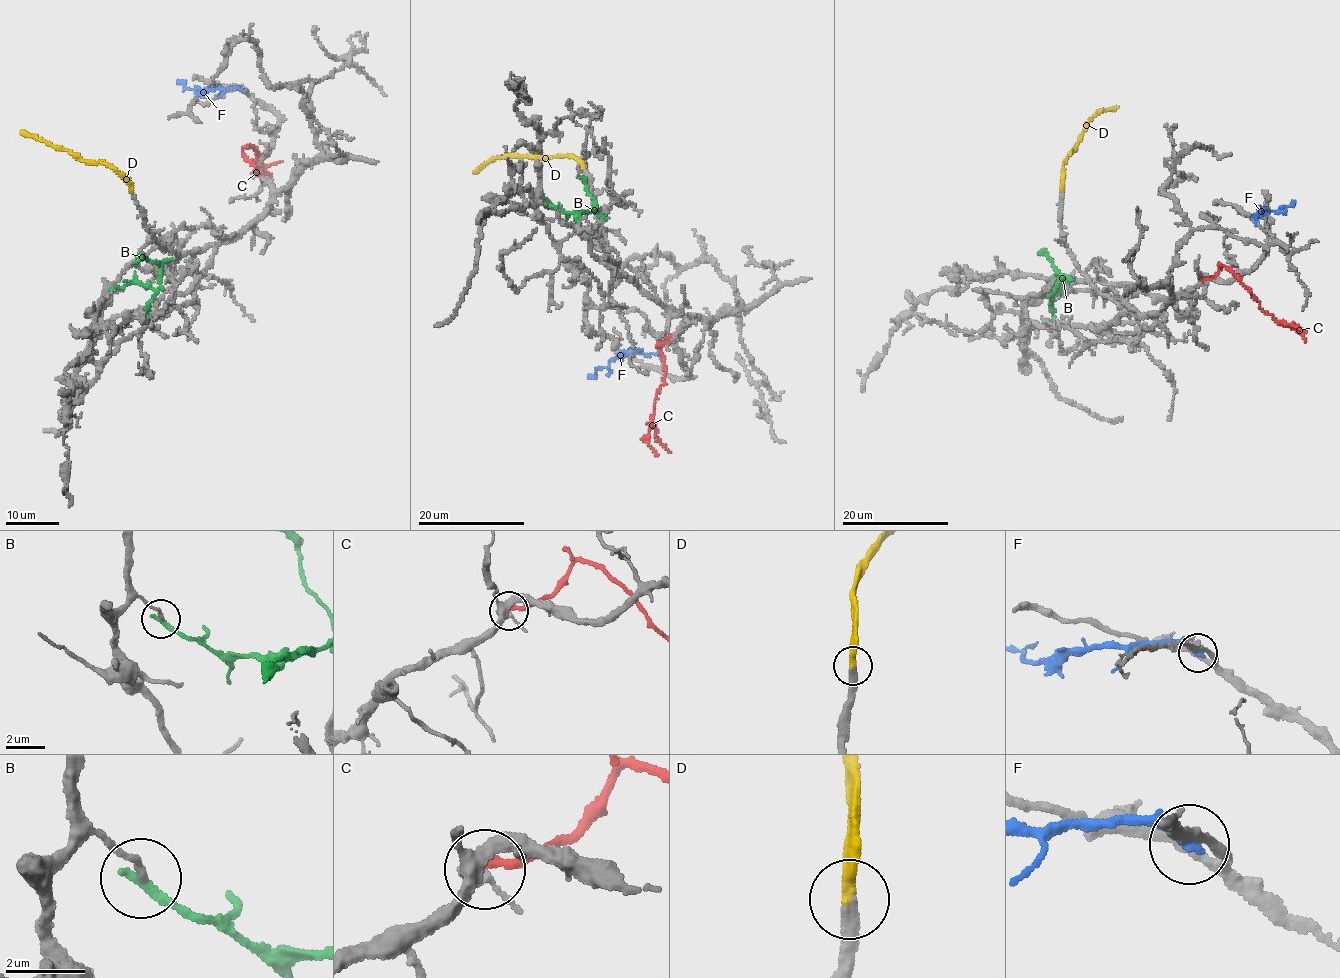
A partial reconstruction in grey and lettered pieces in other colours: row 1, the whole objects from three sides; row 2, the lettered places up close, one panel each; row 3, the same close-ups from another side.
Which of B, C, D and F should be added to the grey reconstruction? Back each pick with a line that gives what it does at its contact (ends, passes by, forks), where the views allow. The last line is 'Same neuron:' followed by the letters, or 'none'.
D: It ends there
Same neuron: D

